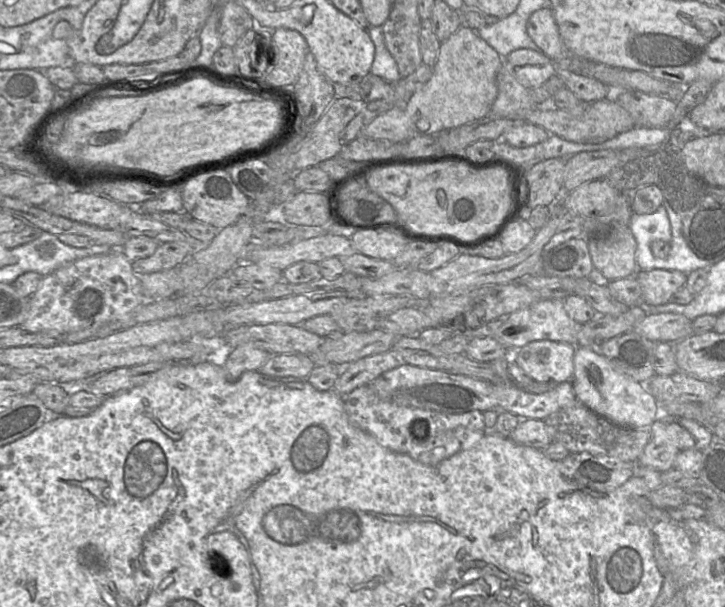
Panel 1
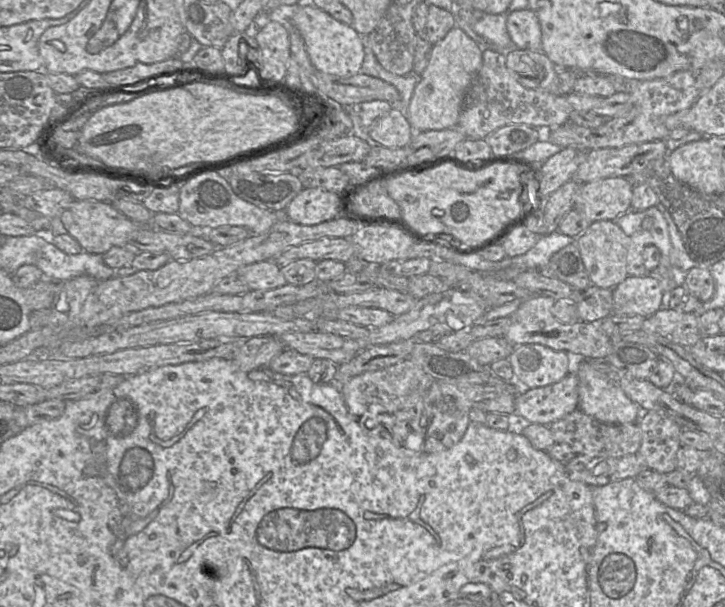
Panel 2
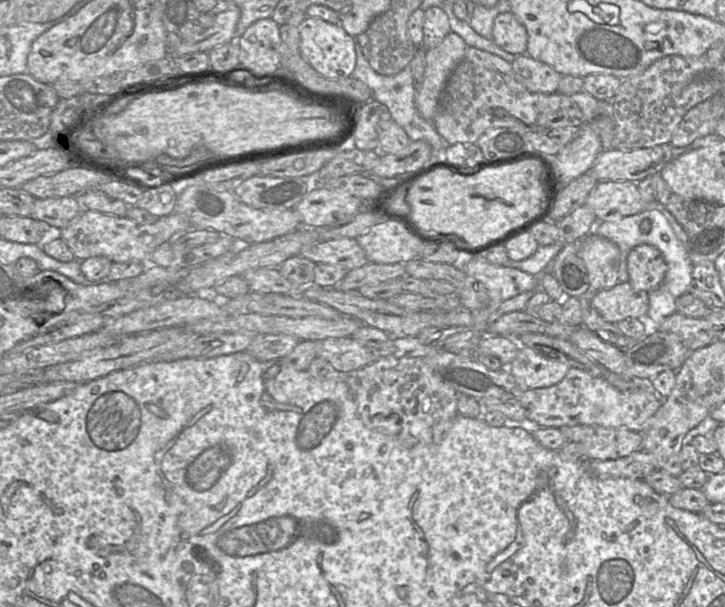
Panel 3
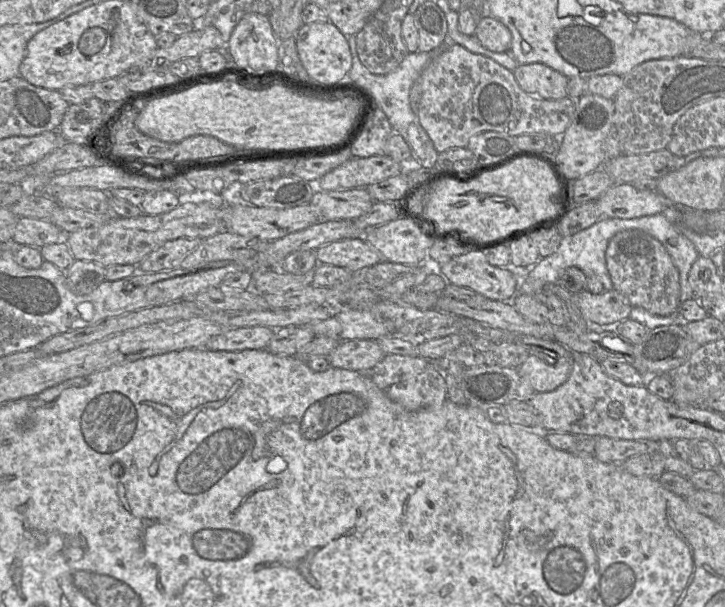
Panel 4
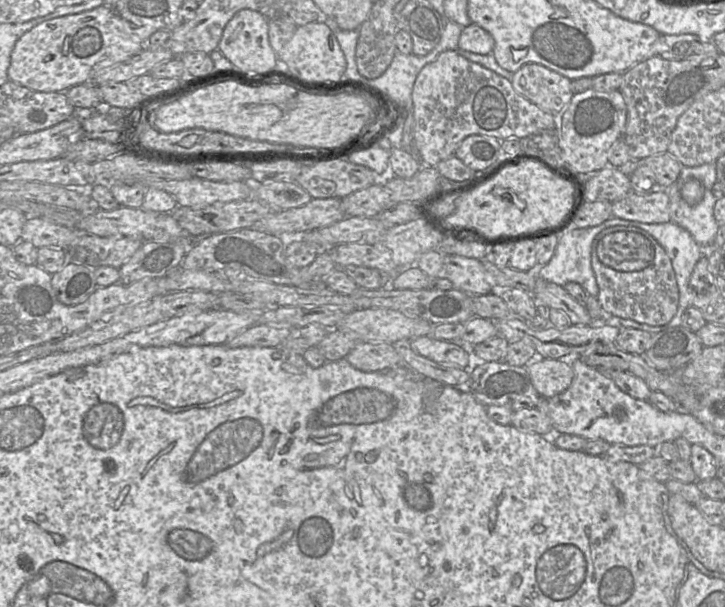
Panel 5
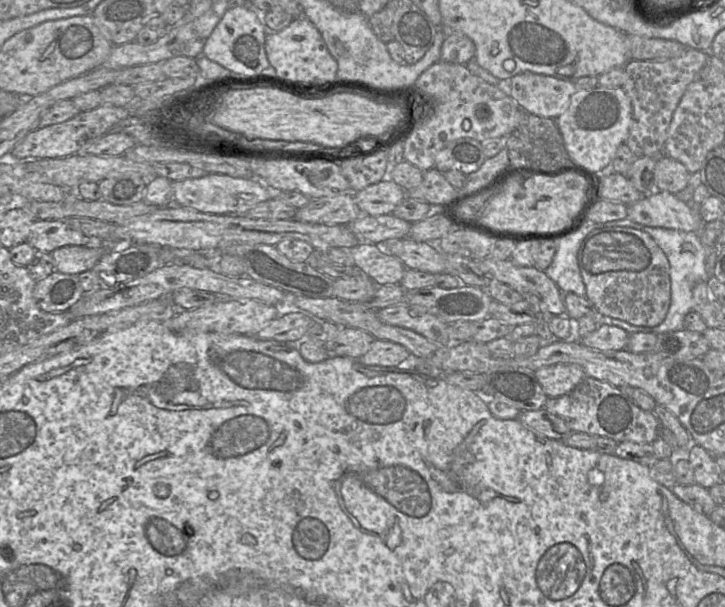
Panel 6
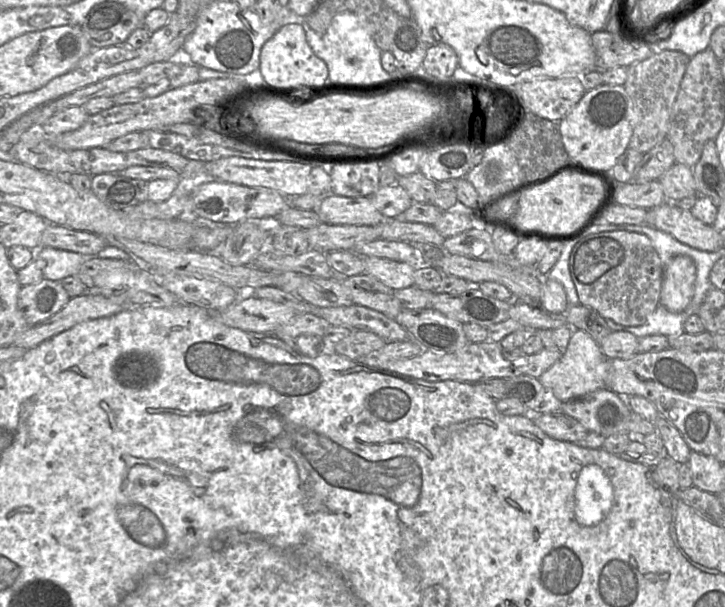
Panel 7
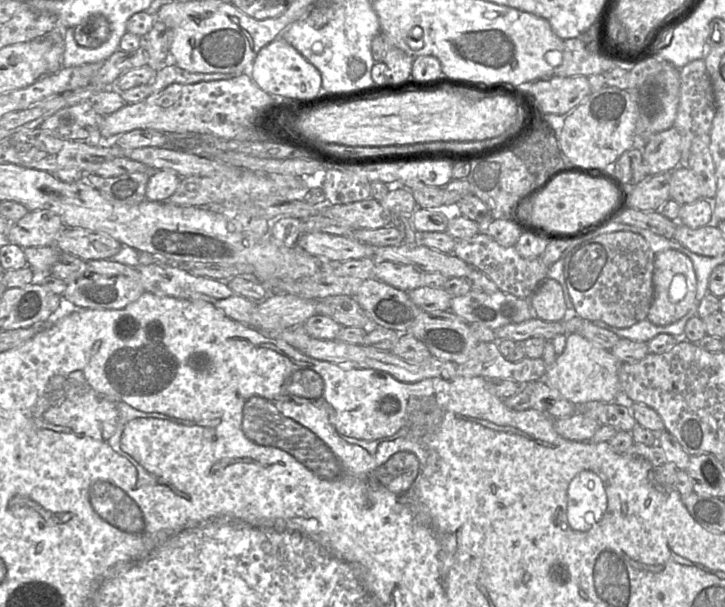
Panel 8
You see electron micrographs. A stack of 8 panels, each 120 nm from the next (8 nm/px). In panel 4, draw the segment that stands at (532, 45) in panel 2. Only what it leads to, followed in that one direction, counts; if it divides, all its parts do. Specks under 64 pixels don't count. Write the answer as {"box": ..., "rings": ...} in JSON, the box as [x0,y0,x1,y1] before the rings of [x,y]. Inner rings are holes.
{"box":[474,16,511,53],"rings":[[[493,16],[480,17],[474,36],[490,51],[503,53],[511,48],[510,30]]]}

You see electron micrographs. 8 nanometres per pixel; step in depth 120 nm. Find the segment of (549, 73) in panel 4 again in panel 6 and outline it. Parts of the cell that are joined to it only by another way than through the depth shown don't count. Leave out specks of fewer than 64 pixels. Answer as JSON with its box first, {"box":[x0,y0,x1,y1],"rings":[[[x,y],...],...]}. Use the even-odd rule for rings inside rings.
{"box":[506,71,578,119],"rings":[[[530,71],[506,81],[509,96],[528,114],[557,119],[578,89],[575,82]]]}

